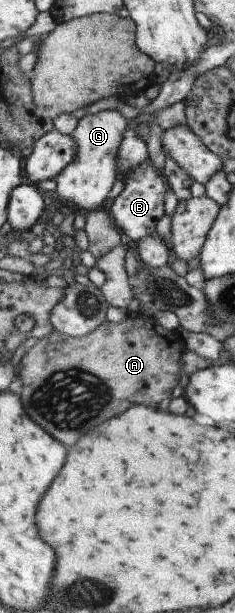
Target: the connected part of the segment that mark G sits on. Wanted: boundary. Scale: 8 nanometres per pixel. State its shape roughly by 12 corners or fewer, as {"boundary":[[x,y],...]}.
{"boundary":[[116,110],[82,117],[78,155],[56,192],[78,213],[105,208],[128,120]]}

